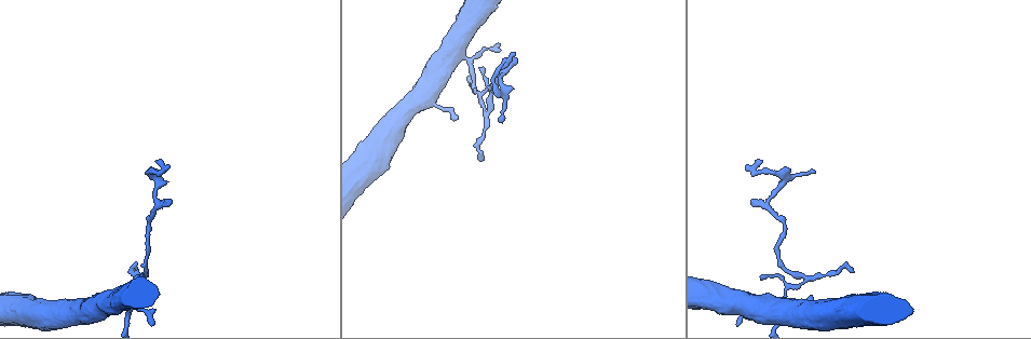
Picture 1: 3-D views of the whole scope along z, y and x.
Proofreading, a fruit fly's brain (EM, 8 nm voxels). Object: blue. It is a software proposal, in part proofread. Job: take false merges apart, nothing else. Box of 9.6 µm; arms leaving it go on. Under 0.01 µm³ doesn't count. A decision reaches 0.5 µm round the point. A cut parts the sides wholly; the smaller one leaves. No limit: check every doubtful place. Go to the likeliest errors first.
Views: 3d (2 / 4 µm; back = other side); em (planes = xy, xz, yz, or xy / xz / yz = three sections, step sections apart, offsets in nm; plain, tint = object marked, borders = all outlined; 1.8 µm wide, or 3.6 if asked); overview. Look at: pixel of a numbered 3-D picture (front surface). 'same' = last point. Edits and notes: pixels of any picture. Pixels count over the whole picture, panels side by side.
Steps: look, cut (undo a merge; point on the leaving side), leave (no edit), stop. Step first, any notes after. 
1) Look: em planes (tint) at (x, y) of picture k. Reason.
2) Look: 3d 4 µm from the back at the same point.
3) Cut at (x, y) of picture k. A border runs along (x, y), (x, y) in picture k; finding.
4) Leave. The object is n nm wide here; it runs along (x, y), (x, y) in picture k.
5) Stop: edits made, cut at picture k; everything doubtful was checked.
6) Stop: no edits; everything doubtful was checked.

Look: 3d 4 µm from the back at (461, 54) of picture 1. Sharp bend.

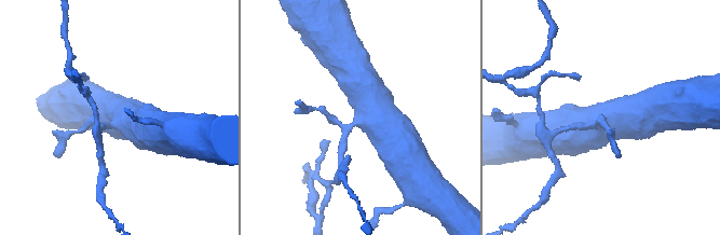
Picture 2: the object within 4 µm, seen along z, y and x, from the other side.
Look: em 3.6 µm planes (tint) at (598, 125) of picture 2. 4 arms meet here.

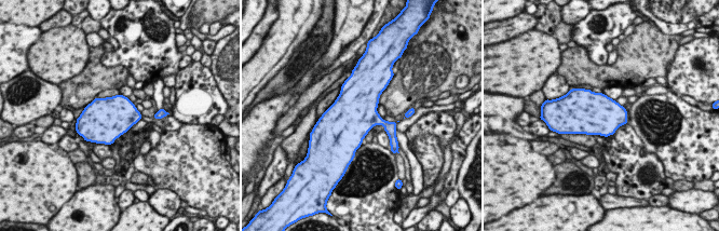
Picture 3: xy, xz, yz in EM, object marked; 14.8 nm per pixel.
Leave. The object is 600 nm wide here; one cell here.

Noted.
Look: em xy step 8 (tint) at (128, 311) of picture 1.

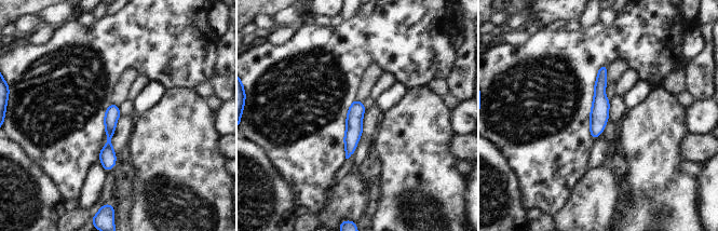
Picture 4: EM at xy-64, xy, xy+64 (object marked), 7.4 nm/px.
Look: em planes (tint) at the same point. Cut it another way.

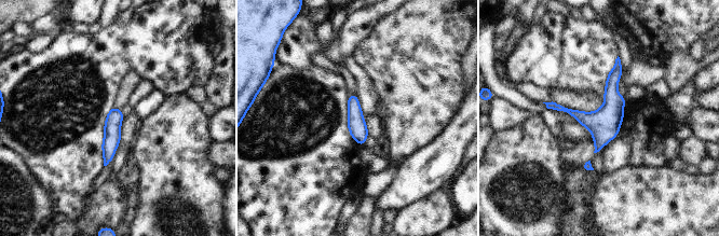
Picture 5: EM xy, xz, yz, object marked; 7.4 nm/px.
Leave. The object is 130 nm wide here; it runs along (618, 61), (611, 113), (597, 148) in picture 5; one cell here.

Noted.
Look: em 3.6 µm planes (tint) at (802, 282) of picture 1. Abrupt turn.

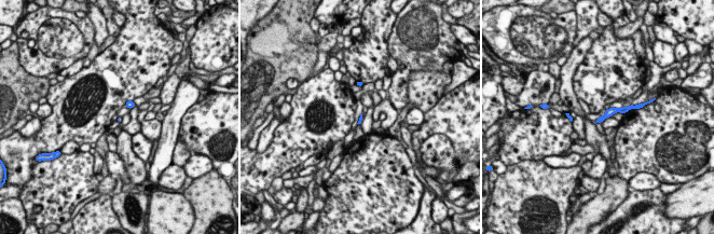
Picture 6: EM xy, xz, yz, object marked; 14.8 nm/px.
Leave. It runs along (630, 107), (613, 110), (599, 120) in picture 6; one cell here.

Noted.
Stop: no edits; everything doubtful was checked.

